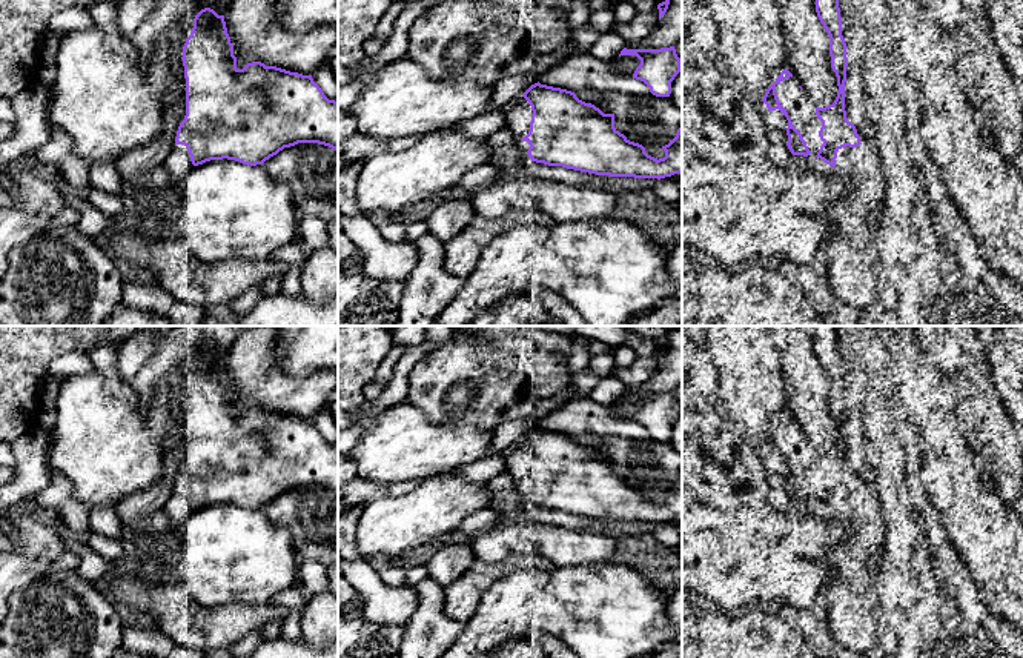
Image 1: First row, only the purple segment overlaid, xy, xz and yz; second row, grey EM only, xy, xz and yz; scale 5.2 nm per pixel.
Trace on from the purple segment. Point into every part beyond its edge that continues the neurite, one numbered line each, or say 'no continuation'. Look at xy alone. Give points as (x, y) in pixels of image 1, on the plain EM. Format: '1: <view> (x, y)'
1: xy (178, 509)

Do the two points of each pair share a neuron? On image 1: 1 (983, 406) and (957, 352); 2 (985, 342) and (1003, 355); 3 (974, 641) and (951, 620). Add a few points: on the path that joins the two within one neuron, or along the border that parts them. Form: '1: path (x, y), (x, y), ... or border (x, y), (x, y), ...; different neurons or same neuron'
1: path (976, 392), (976, 383), (968, 366); same neuron
2: border (997, 342), (988, 354); different neurons
3: path (968, 637), (957, 626); same neuron

